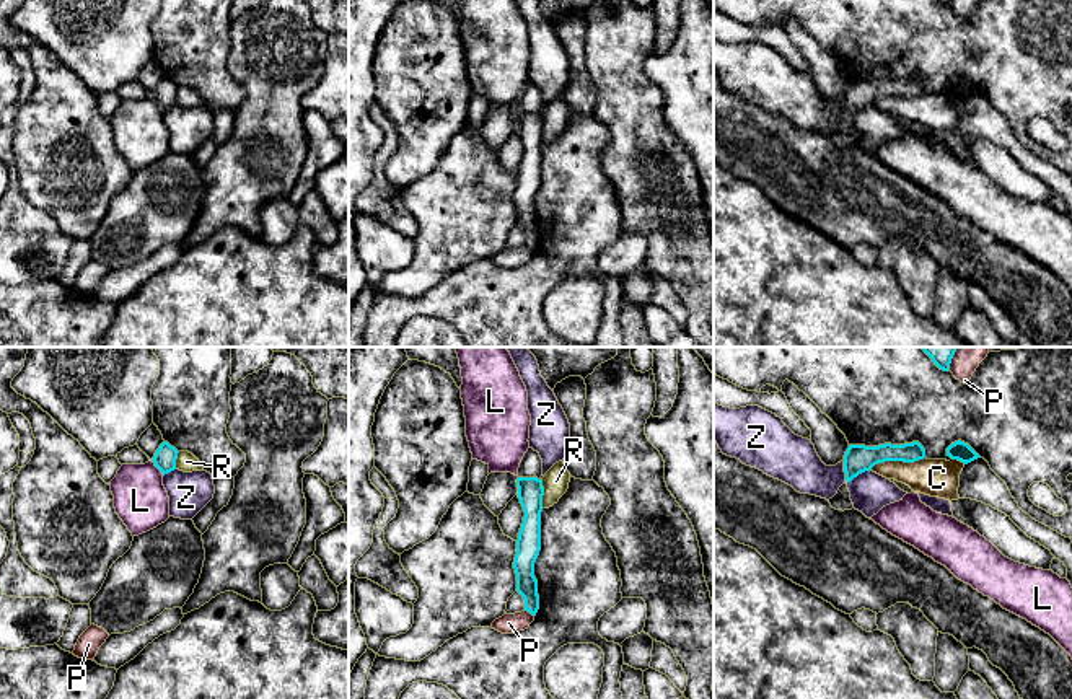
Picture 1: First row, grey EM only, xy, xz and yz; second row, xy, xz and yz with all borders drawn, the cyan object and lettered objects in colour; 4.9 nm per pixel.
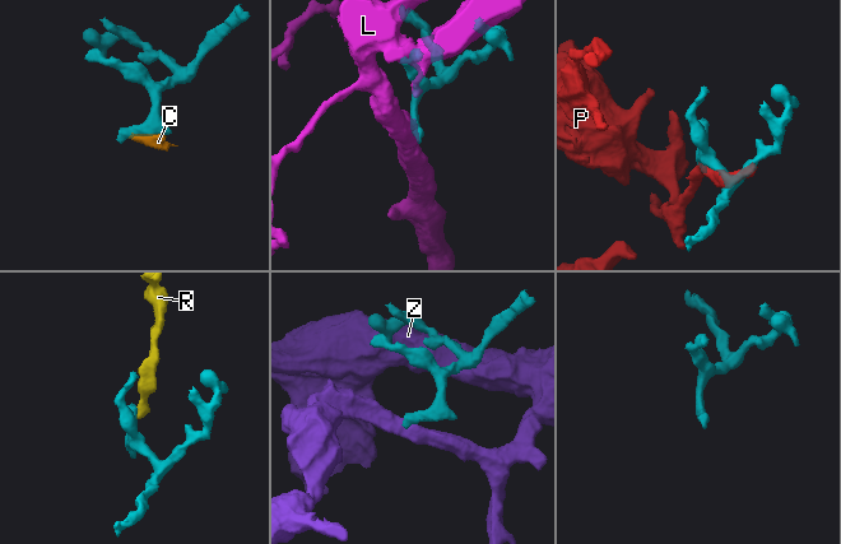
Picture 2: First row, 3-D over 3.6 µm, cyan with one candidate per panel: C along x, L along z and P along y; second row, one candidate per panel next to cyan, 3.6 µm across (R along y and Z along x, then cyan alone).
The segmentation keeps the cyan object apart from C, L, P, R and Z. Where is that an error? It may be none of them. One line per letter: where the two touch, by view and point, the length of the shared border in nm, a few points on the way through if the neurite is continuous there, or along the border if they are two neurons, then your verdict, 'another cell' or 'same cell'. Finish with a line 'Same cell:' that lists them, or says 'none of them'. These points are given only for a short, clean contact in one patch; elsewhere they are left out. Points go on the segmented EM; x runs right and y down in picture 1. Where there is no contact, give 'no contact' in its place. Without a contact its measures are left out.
C: contact yz (896, 460); length 280 nm; border yz (924, 457), (914, 461), (878, 461), (870, 470); another cell
L: contact xy (157, 466); length 100 nm; border xy (150, 460), (163, 474); another cell
P: contact xz (530, 611); length 60 nm; another cell
R: contact xz (543, 494); length 140 nm; border xz (540, 479), (543, 507); another cell
Z: contact yz (849, 481); length 160 nm; another cell
Same cell: none of them

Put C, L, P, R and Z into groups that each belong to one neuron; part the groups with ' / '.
C R / L / P / Z

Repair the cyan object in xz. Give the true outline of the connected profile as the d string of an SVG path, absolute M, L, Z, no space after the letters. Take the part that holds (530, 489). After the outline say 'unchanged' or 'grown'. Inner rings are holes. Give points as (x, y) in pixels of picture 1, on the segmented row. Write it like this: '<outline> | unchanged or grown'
M518 477L518 499L525 517L516 539L513 569L516 574L516 591L525 600L525 611L536 616L539 609L538 580L534 562L541 551L541 512L543 512L543 481L538 477Z | unchanged

